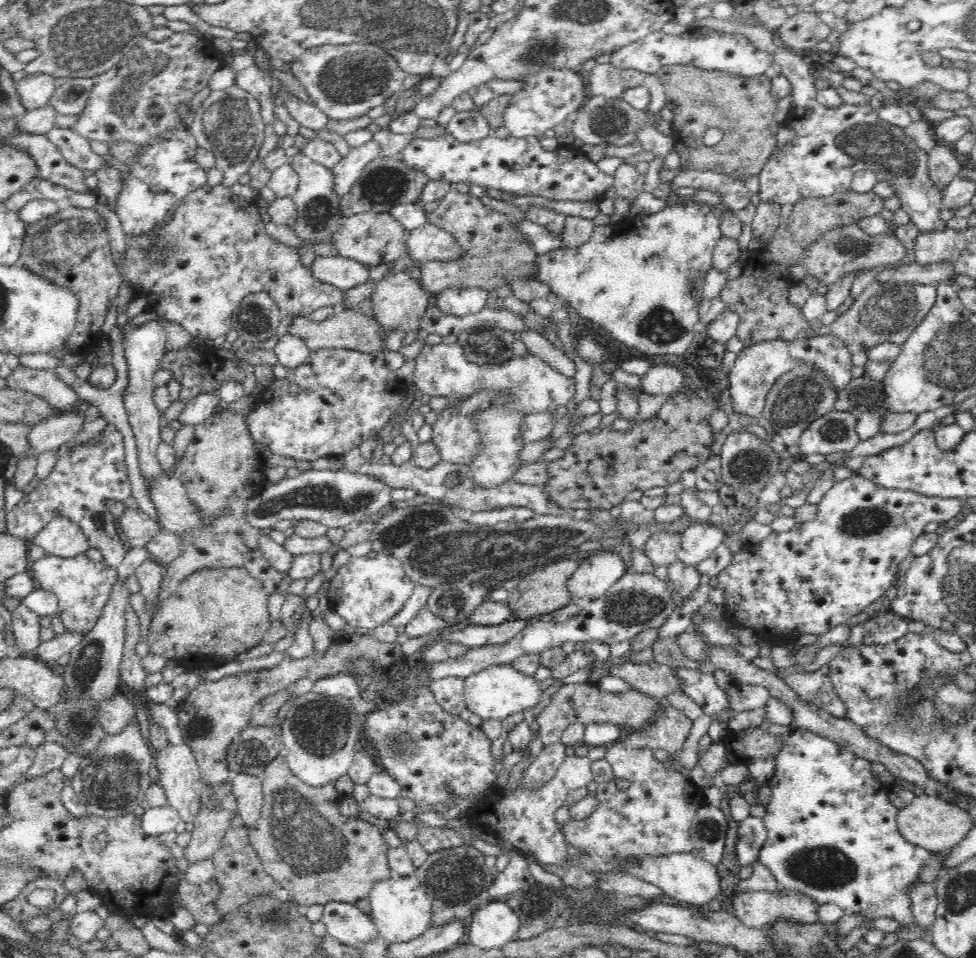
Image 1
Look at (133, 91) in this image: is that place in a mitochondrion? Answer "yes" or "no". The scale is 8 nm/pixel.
yes

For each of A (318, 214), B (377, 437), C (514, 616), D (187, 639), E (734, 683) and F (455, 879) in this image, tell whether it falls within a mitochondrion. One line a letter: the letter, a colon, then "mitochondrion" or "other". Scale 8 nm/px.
A: mitochondrion
B: other
C: other
D: other
E: other
F: mitochondrion

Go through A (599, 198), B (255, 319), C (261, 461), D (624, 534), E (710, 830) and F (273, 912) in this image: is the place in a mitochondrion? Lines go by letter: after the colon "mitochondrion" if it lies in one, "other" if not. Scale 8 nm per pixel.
A: other
B: mitochondrion
C: other
D: other
E: mitochondrion
F: mitochondrion

